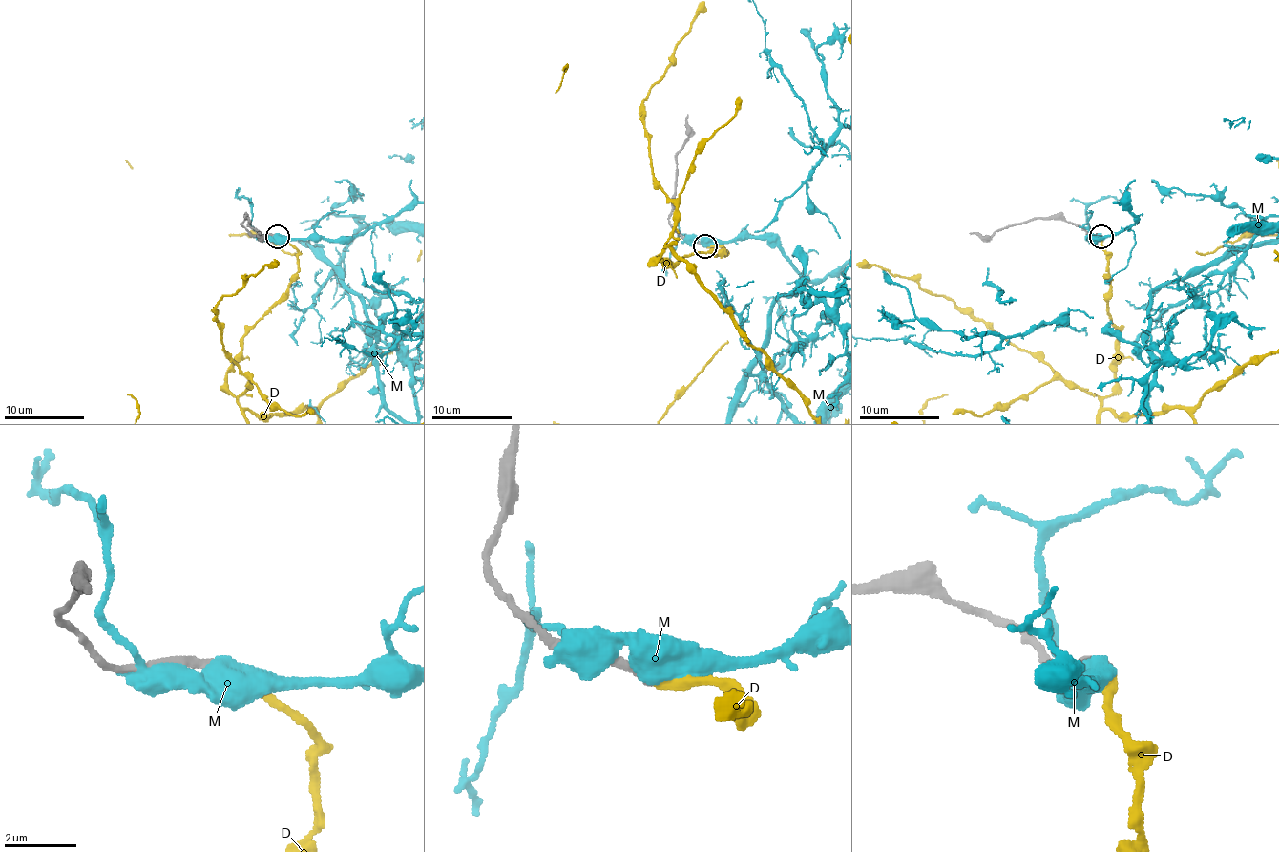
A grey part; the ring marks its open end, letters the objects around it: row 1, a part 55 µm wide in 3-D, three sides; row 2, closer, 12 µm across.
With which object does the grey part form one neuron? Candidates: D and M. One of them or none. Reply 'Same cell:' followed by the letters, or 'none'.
Same cell: D

